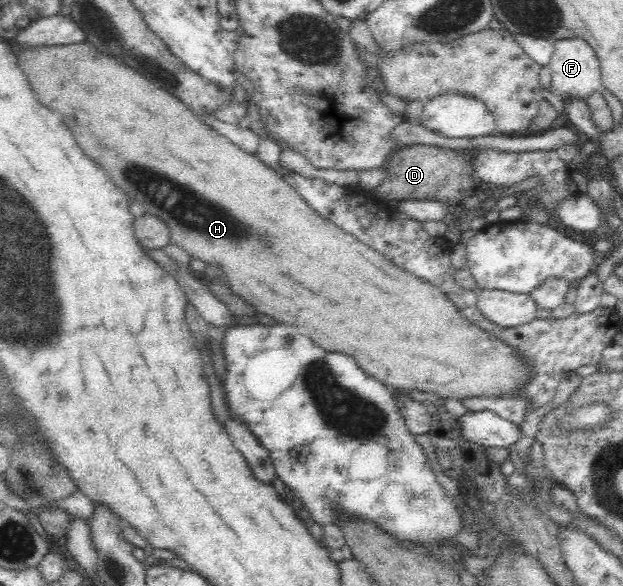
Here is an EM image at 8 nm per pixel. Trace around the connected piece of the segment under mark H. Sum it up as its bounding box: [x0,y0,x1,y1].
[17,41,536,401]

